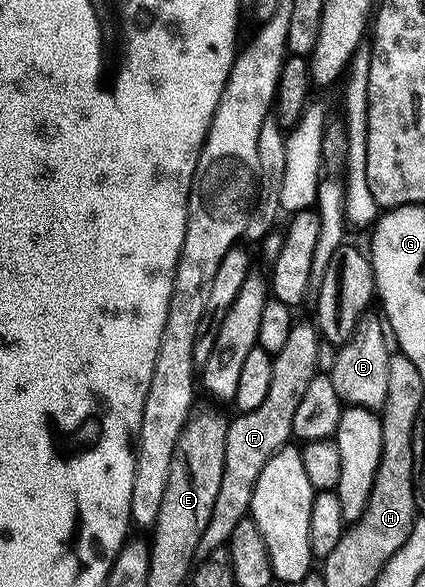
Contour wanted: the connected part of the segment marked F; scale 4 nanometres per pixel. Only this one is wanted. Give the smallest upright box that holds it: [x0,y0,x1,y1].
[208,350,318,538]

